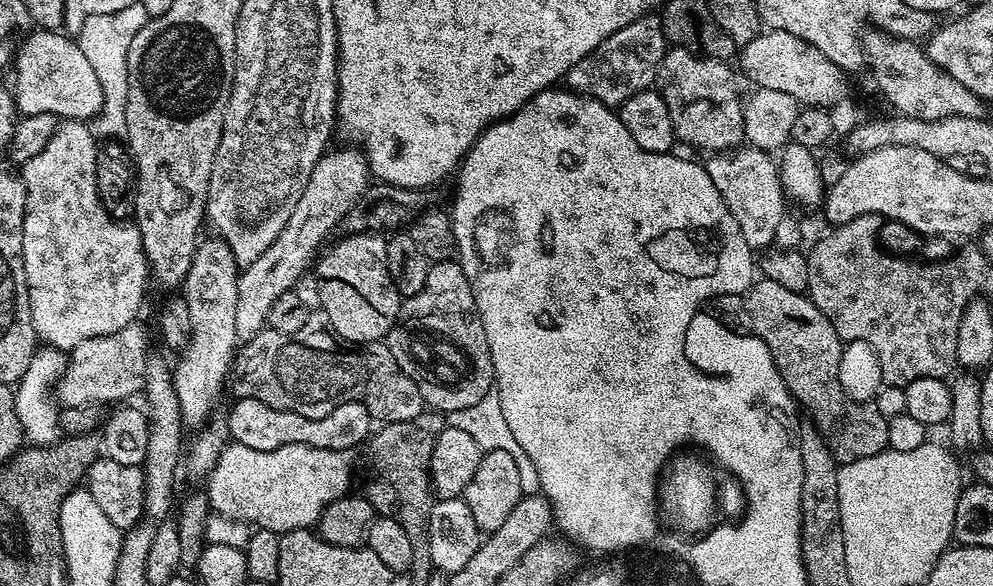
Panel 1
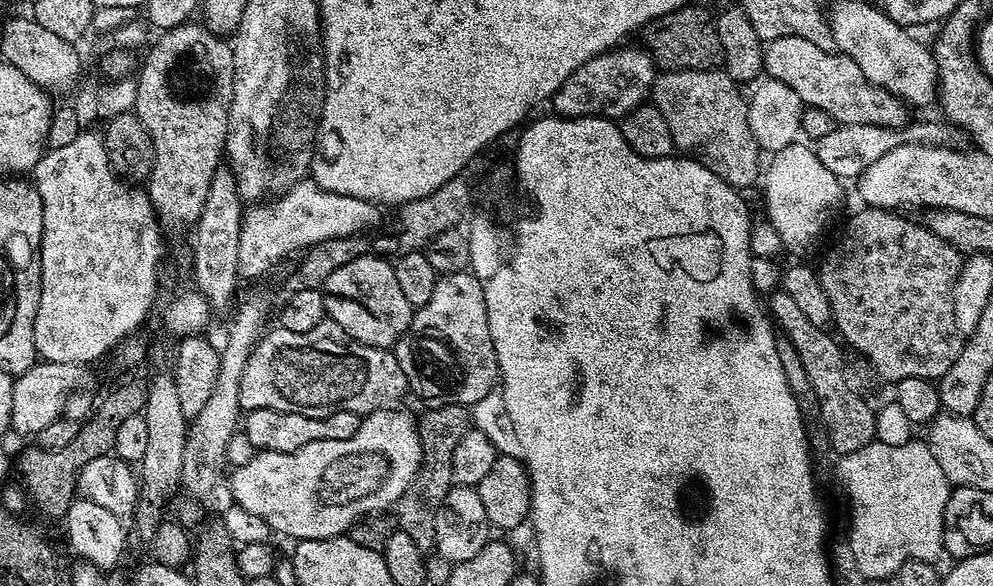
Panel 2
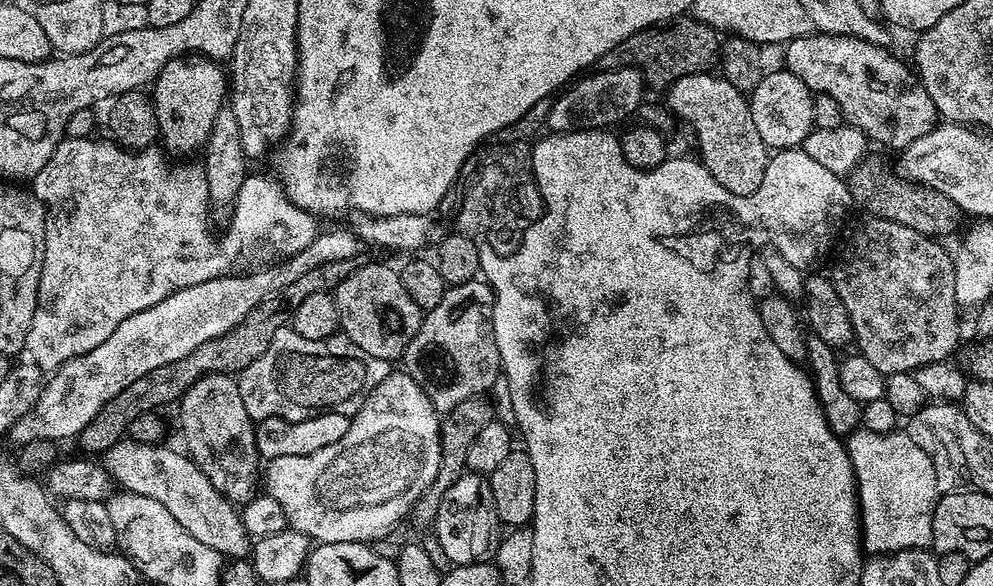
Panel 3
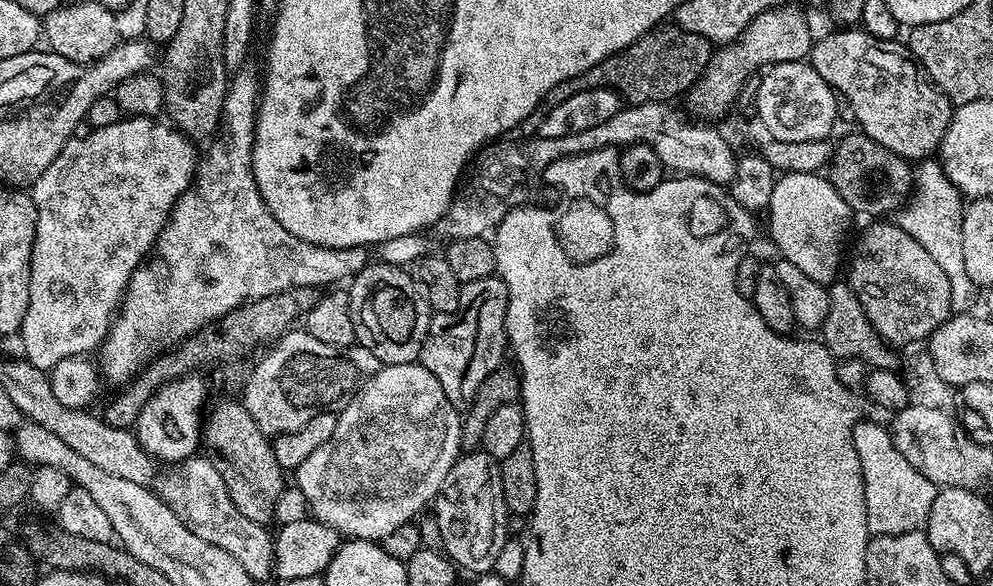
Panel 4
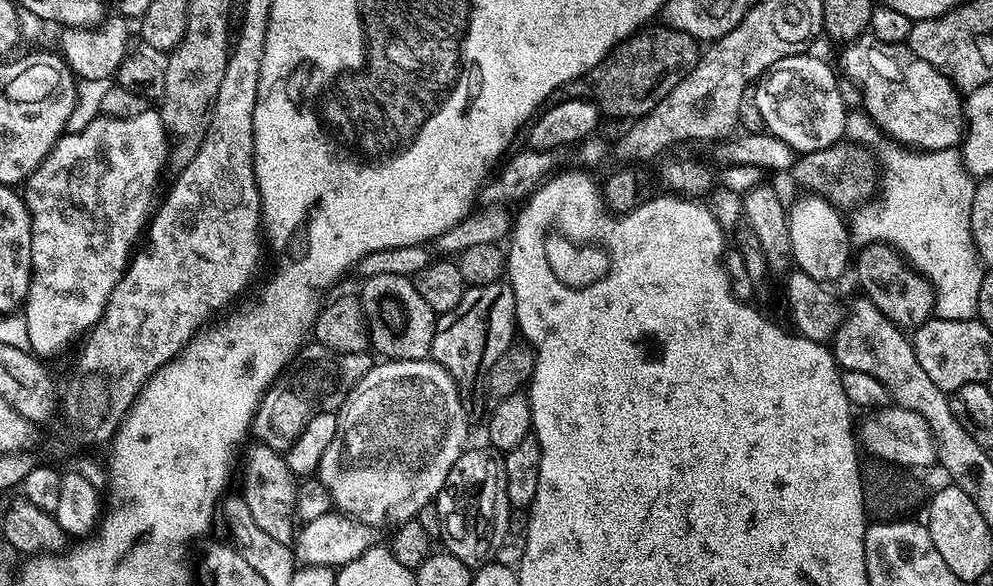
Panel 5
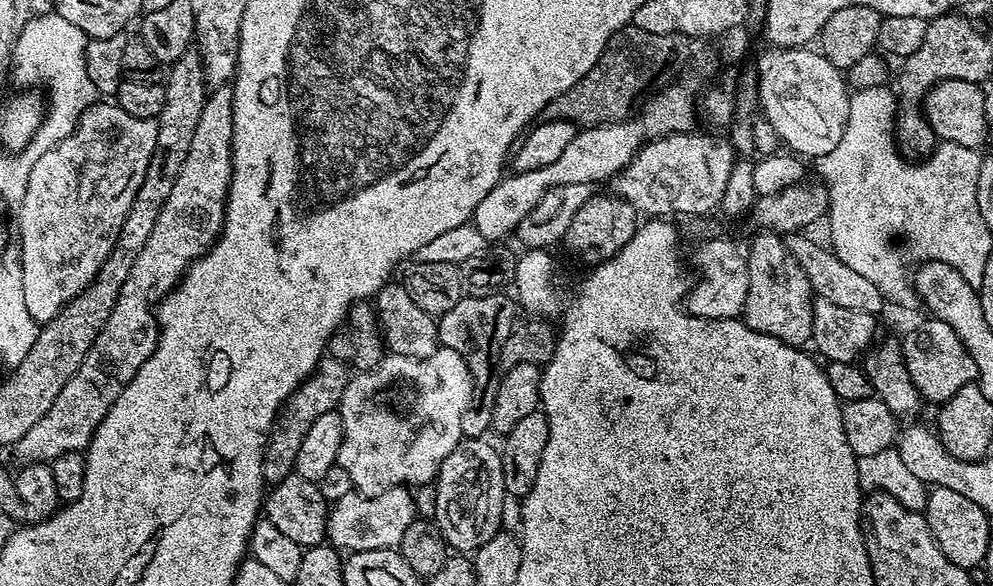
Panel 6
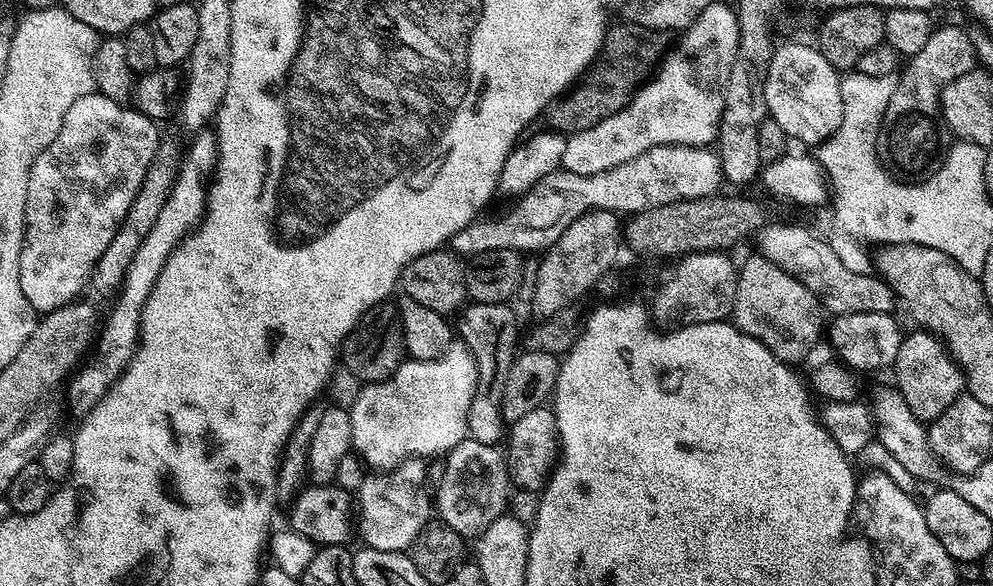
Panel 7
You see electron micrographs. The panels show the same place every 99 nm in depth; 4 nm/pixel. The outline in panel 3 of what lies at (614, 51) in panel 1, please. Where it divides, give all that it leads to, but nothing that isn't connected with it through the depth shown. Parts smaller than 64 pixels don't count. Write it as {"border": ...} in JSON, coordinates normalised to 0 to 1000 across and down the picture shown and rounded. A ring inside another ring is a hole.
{"border":[[[629,113],[613,123],[593,121],[555,172],[551,217],[556,225],[594,225],[615,220],[615,212],[627,213],[631,198],[639,200],[644,193],[651,171],[649,157],[649,128],[641,116]]]}

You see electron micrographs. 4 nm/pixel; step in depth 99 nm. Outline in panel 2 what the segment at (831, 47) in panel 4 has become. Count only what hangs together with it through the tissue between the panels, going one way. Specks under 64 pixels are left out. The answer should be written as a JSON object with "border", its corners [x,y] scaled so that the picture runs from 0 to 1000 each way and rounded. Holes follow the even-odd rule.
{"border":[[[784,61],[768,84],[768,121],[800,154],[811,179],[819,177],[846,212],[909,218],[915,210],[915,179],[886,145],[873,137],[862,104],[845,85],[829,84],[807,61]]]}

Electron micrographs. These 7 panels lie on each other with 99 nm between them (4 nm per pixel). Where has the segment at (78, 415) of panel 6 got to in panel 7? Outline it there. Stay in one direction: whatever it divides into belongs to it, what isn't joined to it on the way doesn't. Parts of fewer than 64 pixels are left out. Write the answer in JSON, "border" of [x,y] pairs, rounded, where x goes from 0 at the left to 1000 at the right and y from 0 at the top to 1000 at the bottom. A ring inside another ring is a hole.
{"border":[[[213,222],[196,227],[192,234],[193,249],[184,265],[177,295],[177,309],[159,363],[159,379],[151,386],[151,399],[143,406],[143,420],[139,420],[139,433],[135,433],[135,447],[125,469],[125,483],[119,493],[121,509],[97,580],[97,604],[89,623],[76,637],[77,645],[68,669],[68,679],[81,706],[93,698],[107,671],[109,660],[120,645],[128,628],[137,590],[141,580],[141,538],[147,522],[147,509],[151,509],[151,495],[155,495],[155,481],[159,481],[159,468],[168,447],[169,437],[182,410],[199,382],[205,362],[207,323],[218,280],[218,227]]]}

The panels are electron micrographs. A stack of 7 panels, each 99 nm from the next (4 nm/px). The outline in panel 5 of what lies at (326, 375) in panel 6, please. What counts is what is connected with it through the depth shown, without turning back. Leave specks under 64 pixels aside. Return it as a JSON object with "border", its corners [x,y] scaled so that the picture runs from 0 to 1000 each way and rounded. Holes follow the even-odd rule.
{"border":[[[311,585],[298,602],[298,609],[296,609],[293,621],[283,635],[281,645],[274,654],[265,679],[263,679],[262,689],[258,696],[258,710],[254,717],[253,742],[255,746],[259,744],[262,749],[259,753],[265,763],[283,775],[289,773],[290,765],[296,761],[300,741],[304,741],[308,720],[312,720],[312,713],[316,706],[324,706],[325,703],[341,705],[342,695],[346,691],[346,681],[350,677],[354,660],[368,642],[376,619],[376,609],[371,601],[344,604],[343,601],[334,601],[331,594],[326,594],[320,585]]]}

